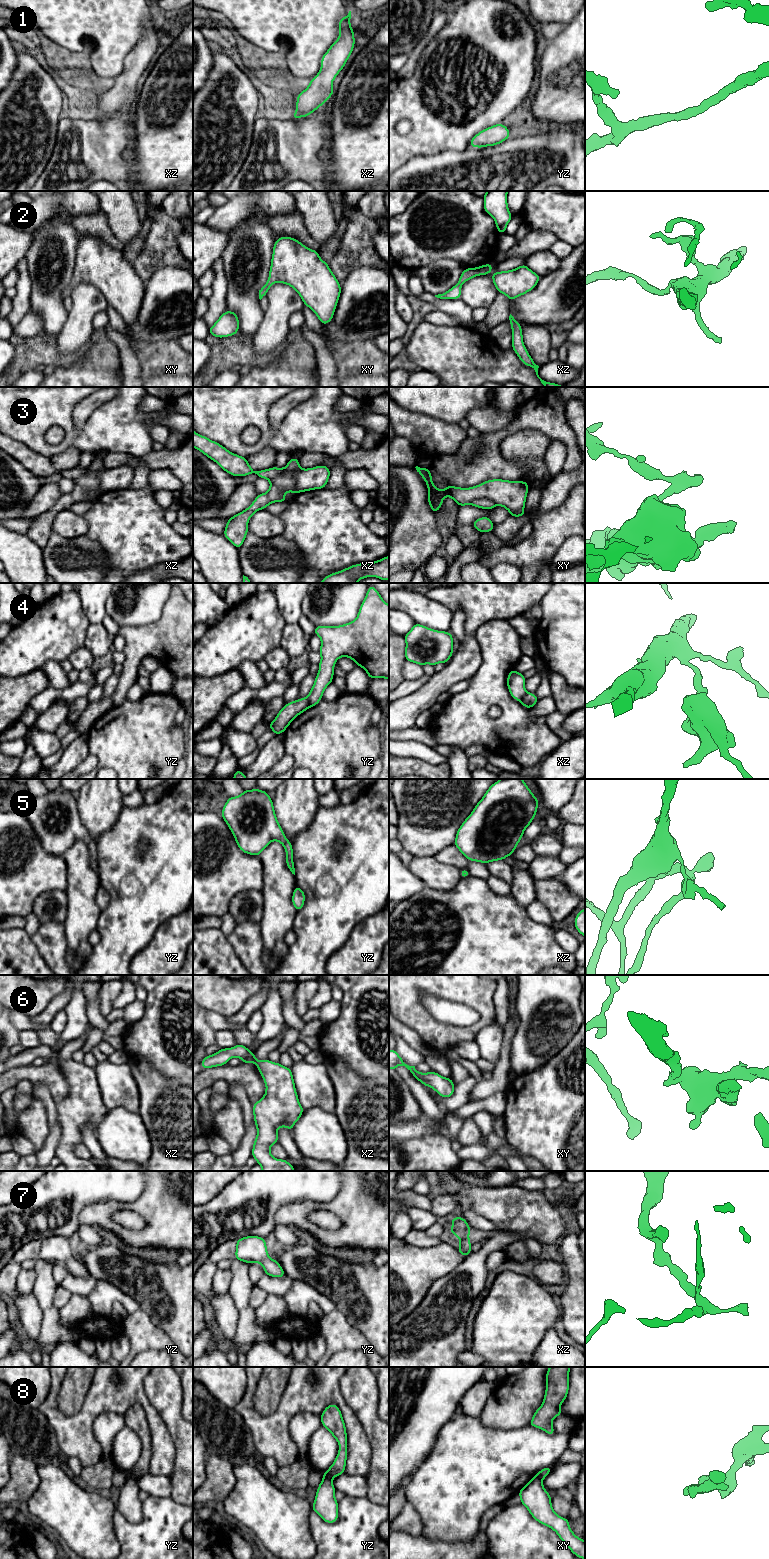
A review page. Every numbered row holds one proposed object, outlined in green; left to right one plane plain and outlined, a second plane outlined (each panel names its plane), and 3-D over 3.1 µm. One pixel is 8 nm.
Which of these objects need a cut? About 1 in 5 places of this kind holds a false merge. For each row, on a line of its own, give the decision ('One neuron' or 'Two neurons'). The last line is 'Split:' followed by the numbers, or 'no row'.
1: One neuron
2: One neuron
3: Two neurons
4: Two neurons
5: One neuron
6: One neuron
7: One neuron
8: Two neurons
Split: 3, 4, 8

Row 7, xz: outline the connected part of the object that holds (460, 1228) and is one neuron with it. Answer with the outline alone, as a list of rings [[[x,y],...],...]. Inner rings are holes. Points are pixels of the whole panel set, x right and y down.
[[[452,1217],[452,1228],[449,1231],[460,1239],[460,1245],[457,1247],[459,1253],[465,1257],[471,1253],[471,1246],[469,1239],[470,1230],[472,1229],[465,1218]]]

